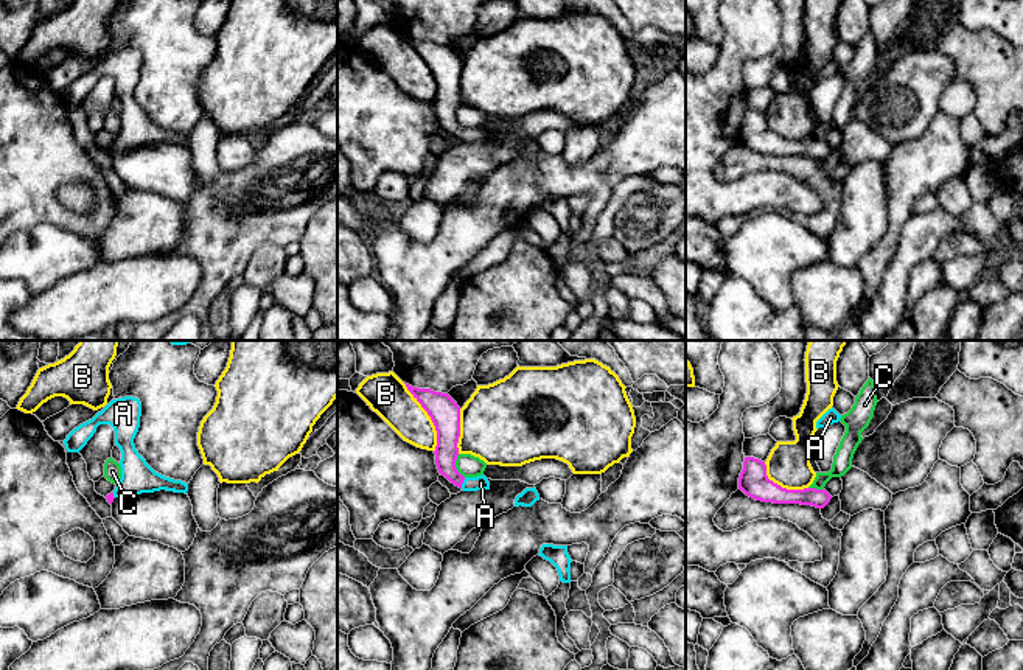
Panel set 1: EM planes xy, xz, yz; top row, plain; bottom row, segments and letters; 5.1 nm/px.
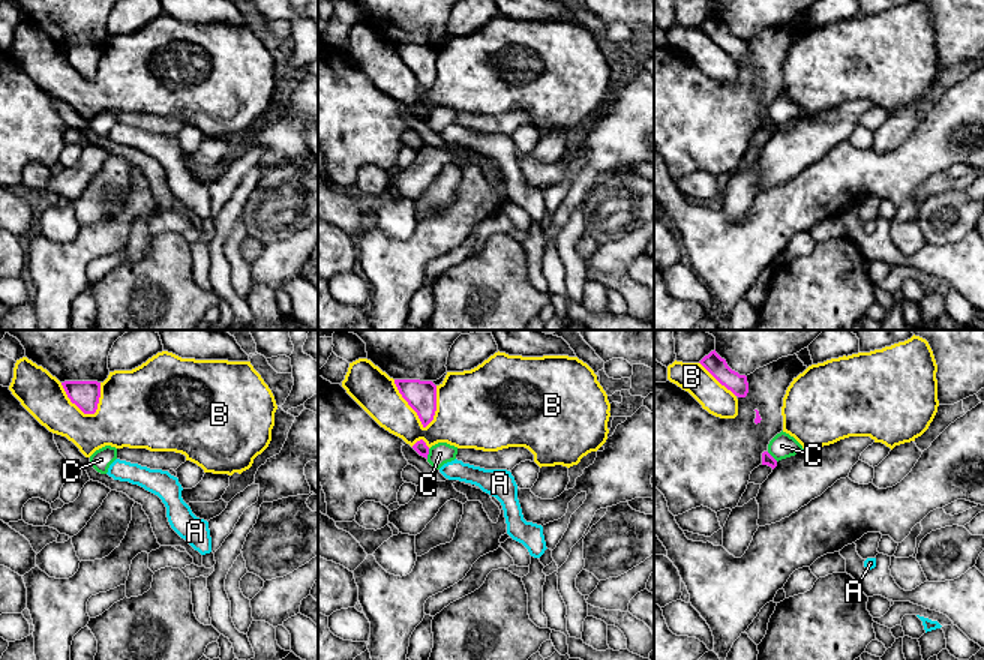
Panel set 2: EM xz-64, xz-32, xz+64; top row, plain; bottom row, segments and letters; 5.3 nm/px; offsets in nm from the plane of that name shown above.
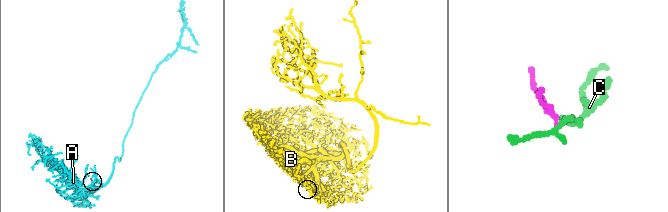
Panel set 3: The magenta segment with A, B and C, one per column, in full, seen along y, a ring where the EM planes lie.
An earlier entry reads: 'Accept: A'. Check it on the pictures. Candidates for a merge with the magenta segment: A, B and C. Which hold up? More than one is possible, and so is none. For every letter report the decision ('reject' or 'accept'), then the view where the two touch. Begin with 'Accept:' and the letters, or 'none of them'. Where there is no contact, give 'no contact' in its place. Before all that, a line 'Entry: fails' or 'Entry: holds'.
Entry: holds
Accept: A
A: accept | xz
B: reject | xz
C: reject | xz

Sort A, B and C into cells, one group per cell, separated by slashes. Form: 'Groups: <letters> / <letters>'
Groups: A / B / C

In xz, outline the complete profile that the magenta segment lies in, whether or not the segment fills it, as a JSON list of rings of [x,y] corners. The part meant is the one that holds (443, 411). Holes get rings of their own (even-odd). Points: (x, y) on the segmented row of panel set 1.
[[[409,384],[406,387],[428,412],[435,426],[437,446],[434,454],[438,473],[463,491],[490,490],[490,482],[484,474],[463,477],[456,468],[460,437],[460,407],[457,403],[448,393],[418,389]]]

